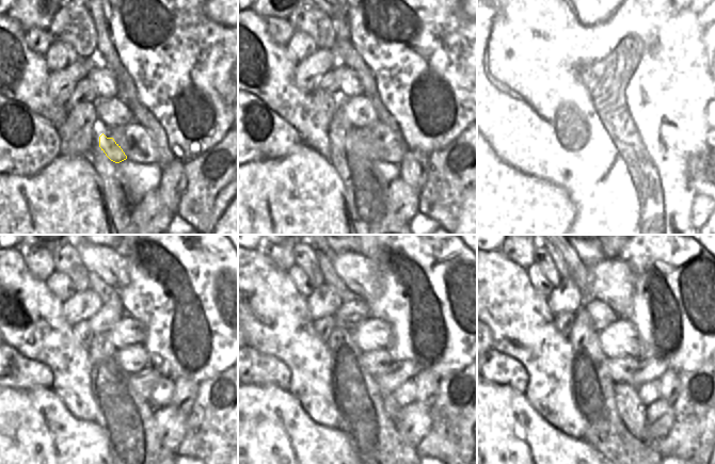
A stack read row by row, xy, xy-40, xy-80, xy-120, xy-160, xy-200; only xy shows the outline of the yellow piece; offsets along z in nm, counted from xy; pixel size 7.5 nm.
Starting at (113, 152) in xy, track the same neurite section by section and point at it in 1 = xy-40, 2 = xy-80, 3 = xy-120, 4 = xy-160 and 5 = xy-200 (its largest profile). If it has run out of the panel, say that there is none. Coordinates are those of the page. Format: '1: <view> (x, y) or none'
1: xy-40 (358, 141)
2: xy-80 (612, 143)
3: xy-120 (143, 382)
4: xy-160 (402, 371)
5: xy-200 (650, 368)

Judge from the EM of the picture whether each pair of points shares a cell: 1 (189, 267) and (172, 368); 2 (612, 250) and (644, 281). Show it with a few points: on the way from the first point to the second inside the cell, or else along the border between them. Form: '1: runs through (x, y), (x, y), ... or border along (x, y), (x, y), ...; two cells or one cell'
1: runs through (201, 300), (213, 332), (210, 358), (205, 365); one cell
2: border along (625, 245), (617, 258); two cells

